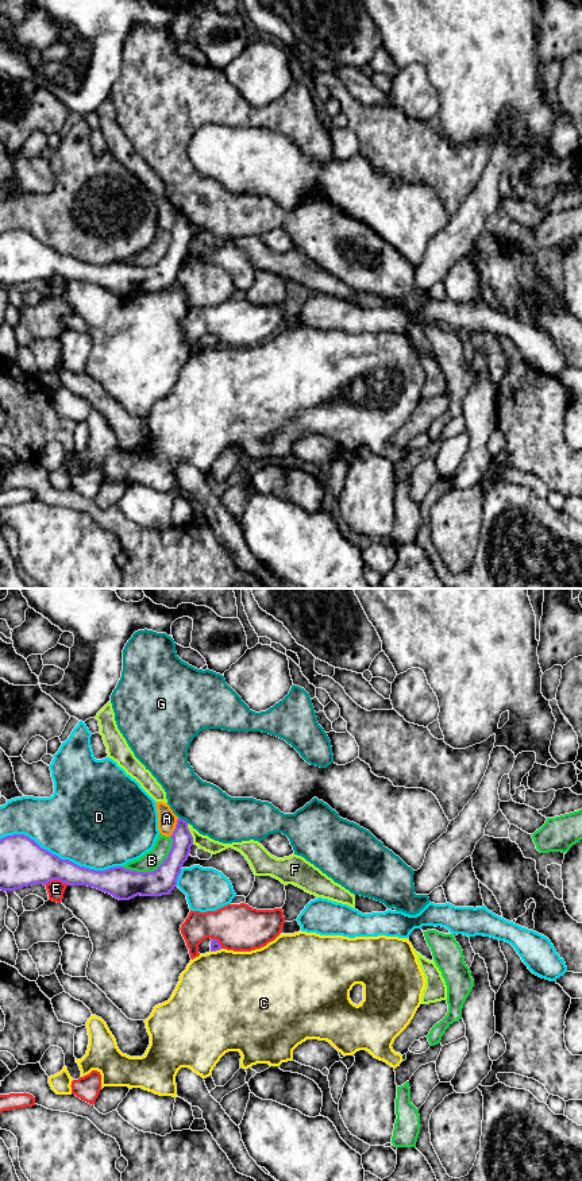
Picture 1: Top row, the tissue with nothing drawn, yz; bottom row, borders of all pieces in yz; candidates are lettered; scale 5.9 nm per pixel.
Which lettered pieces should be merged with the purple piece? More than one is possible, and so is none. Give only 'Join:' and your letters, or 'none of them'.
Join: none of them

